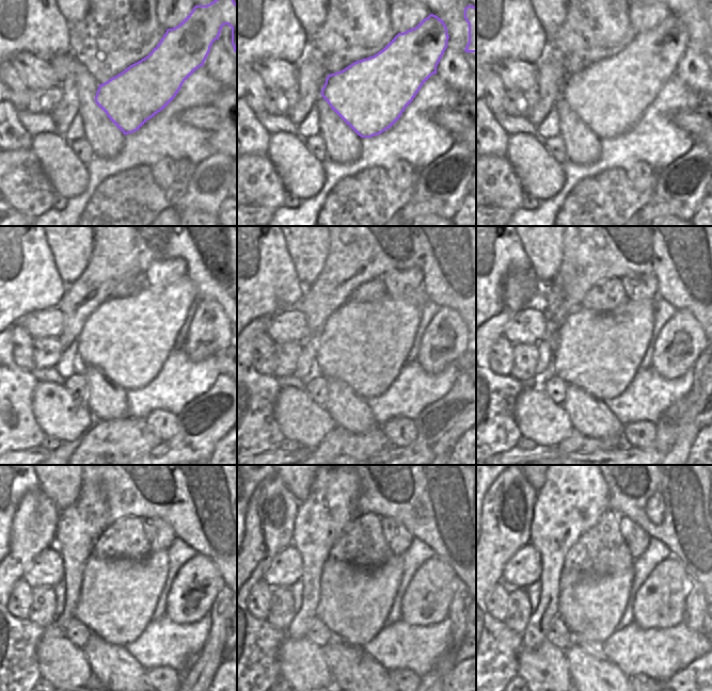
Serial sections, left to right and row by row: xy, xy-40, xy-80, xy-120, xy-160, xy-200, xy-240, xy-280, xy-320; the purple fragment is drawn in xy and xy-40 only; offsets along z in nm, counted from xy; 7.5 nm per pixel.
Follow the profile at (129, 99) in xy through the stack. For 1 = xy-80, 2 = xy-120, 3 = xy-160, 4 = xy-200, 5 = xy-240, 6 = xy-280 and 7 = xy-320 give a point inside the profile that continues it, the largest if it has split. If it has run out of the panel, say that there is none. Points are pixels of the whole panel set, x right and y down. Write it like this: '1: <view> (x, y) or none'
1: xy-80 (610, 96)
2: xy-120 (129, 339)
3: xy-160 (364, 344)
4: xy-200 (600, 353)
5: xy-240 (117, 596)
6: xy-280 (353, 603)
7: xy-320 (591, 606)

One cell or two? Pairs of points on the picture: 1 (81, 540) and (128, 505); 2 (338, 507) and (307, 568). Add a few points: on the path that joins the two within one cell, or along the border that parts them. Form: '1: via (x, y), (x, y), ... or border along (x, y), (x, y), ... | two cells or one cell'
1: border along (104, 496), (107, 505), (108, 525) | two cells
2: via (327, 521), (314, 534), (314, 553) | one cell

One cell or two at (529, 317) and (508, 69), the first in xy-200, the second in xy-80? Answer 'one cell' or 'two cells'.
one cell

